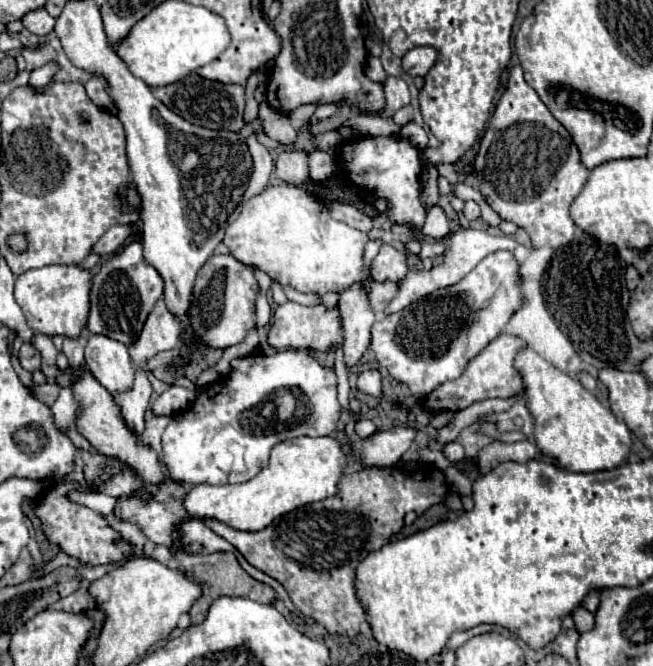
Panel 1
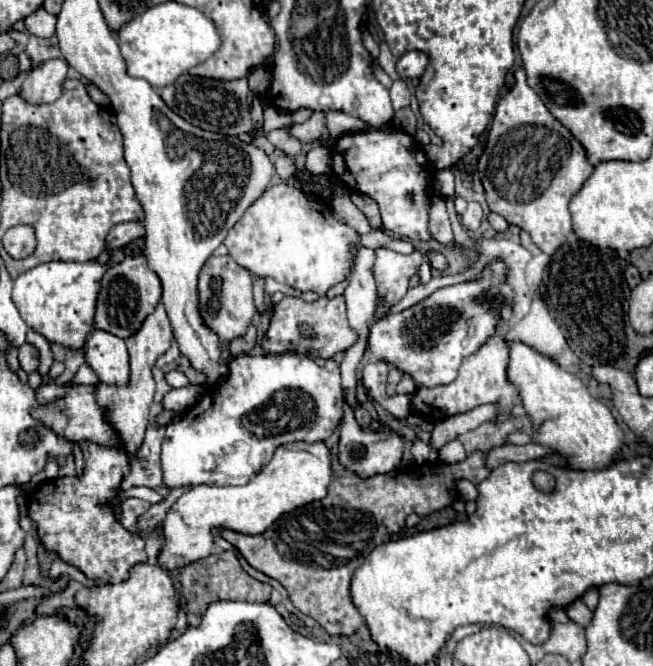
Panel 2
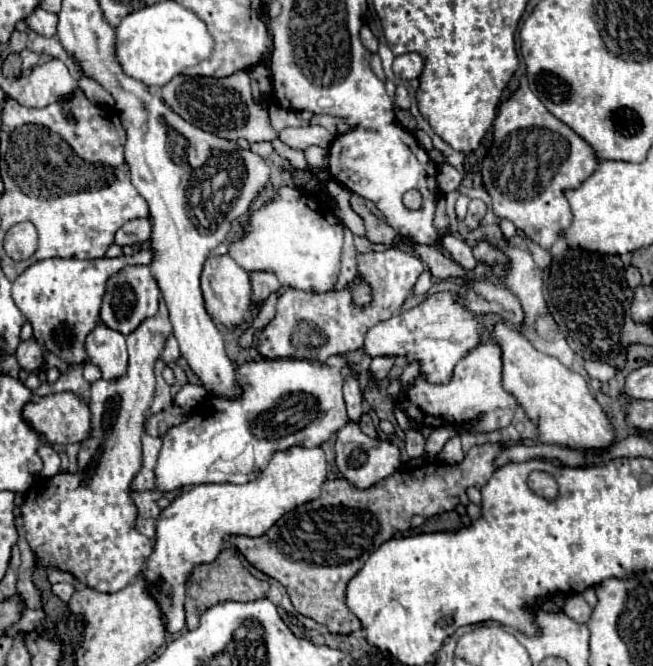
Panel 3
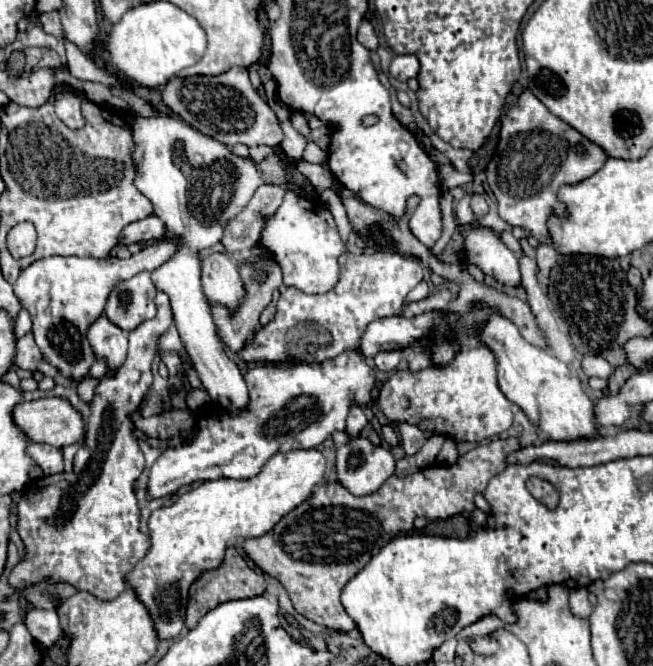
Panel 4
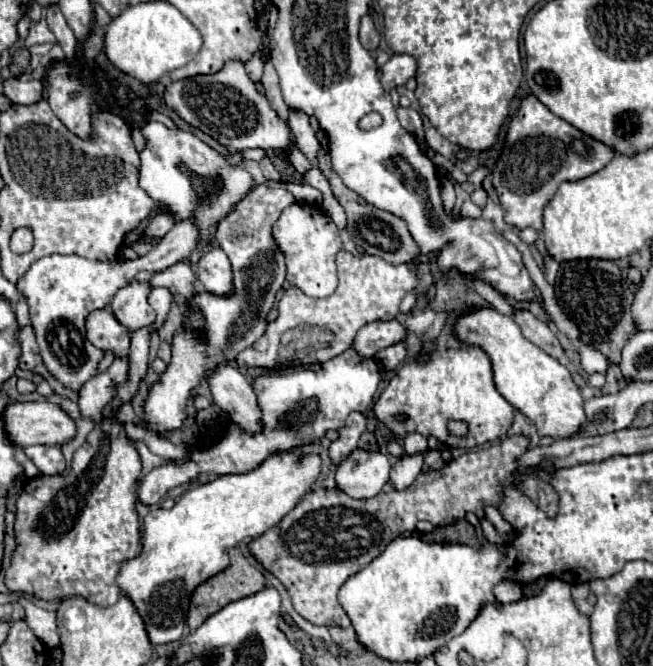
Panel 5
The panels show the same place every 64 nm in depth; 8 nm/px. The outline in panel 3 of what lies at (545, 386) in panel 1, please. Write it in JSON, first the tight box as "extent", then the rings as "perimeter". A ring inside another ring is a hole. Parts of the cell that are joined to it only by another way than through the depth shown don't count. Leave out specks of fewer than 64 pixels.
{"extent":[494,324,616,450],"perimeter":[[[496,324],[494,340],[504,352],[504,388],[514,394],[526,416],[538,426],[538,440],[542,444],[570,446],[572,450],[602,450],[602,446],[610,446],[610,442],[616,440],[608,414],[590,394],[588,384],[580,374],[566,368],[560,360],[538,352],[510,324]]]}

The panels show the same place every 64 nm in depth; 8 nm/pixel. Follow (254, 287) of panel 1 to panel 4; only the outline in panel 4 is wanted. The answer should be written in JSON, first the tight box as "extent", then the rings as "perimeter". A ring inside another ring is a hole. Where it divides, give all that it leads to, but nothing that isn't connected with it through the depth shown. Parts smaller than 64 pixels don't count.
{"extent":[202,254,246,314],"perimeter":[[[212,254],[202,260],[202,288],[210,306],[222,304],[232,314],[246,296],[238,264],[226,254]]]}

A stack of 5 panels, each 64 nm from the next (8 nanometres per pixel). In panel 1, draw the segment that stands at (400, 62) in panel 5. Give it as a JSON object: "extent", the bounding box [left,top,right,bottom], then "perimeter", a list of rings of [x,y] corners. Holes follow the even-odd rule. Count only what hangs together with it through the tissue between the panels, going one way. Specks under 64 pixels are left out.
{"extent":[402,46,438,76],"perimeter":[[[420,46],[420,48],[412,48],[402,58],[402,66],[410,76],[426,76],[428,70],[434,66],[436,58],[438,52],[432,46]]]}

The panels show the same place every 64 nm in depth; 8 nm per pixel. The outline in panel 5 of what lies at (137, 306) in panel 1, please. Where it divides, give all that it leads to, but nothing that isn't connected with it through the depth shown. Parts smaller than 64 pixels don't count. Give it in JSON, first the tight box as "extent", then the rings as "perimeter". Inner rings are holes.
{"extent":[110,272,156,330],"perimeter":[[[150,272],[136,274],[134,280],[122,286],[110,302],[110,312],[128,330],[138,330],[156,320],[154,308],[148,304],[148,296],[152,290],[150,278]]]}

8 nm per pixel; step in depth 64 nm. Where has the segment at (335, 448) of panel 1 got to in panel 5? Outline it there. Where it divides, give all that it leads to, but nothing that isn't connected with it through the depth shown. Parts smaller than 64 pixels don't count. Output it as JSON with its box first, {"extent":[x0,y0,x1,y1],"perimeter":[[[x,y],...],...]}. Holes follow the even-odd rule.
{"extent":[116,454,322,644],"perimeter":[[[272,454],[260,468],[248,474],[218,476],[216,480],[210,480],[198,488],[190,488],[188,492],[184,492],[182,498],[174,504],[174,508],[158,508],[148,512],[148,516],[144,518],[146,530],[142,534],[142,554],[134,560],[124,562],[116,582],[120,590],[134,602],[138,614],[144,618],[152,644],[174,642],[182,636],[194,588],[228,566],[230,548],[238,546],[246,538],[256,538],[276,526],[302,500],[302,496],[312,490],[312,484],[320,476],[320,470],[322,458],[318,454]]]}

